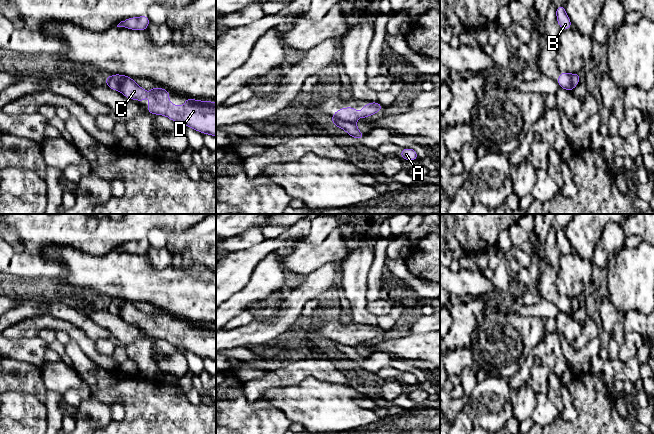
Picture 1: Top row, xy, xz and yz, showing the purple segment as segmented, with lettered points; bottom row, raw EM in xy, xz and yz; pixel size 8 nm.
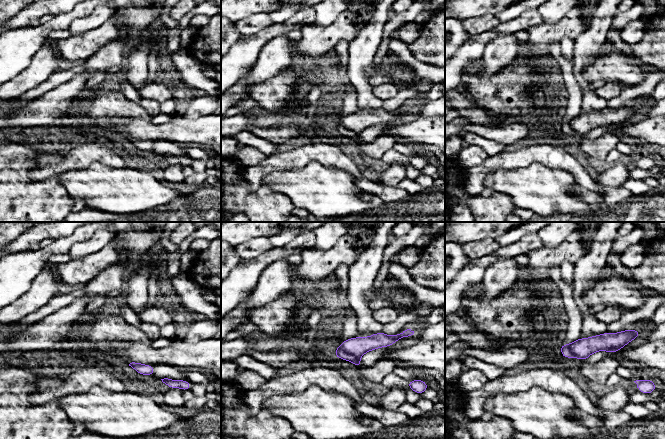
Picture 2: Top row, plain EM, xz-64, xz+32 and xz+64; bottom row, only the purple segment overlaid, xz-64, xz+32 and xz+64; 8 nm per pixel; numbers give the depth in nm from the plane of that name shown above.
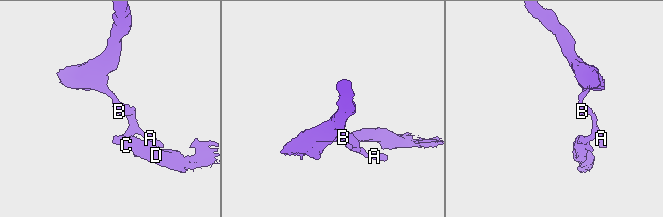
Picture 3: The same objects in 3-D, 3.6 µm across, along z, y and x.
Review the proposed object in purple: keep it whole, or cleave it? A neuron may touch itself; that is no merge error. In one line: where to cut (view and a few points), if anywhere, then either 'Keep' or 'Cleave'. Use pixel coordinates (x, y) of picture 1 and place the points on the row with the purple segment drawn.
Split along xz (332, 119), (355, 123). Cleave

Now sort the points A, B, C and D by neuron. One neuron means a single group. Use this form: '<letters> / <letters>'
A B / C D

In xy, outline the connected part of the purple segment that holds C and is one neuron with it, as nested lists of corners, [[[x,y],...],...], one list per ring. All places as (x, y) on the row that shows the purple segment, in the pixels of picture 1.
[[[124,76],[119,91],[127,98],[143,102],[148,92],[151,97],[146,106],[151,115],[164,115],[175,123],[184,123],[202,134],[216,137],[216,103],[213,101],[194,100],[185,97],[184,106],[176,106],[168,101],[169,90],[156,86],[148,91],[140,87],[133,78]]]

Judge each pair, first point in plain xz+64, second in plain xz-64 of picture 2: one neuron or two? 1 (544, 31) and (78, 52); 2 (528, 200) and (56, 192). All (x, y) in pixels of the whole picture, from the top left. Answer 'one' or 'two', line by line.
1: one
2: two

